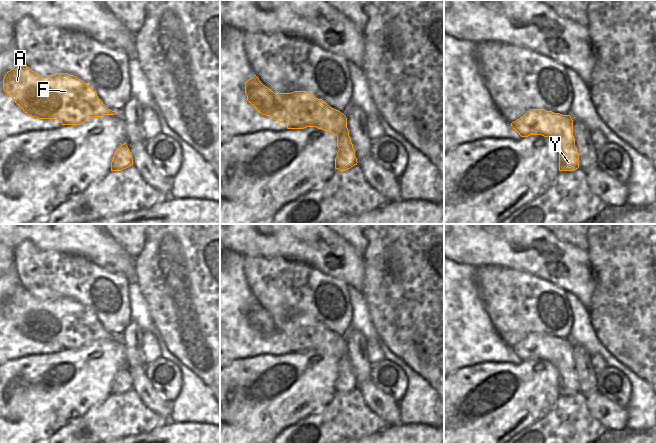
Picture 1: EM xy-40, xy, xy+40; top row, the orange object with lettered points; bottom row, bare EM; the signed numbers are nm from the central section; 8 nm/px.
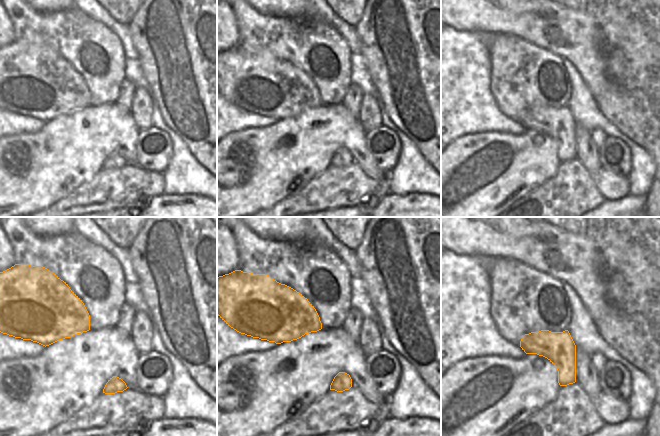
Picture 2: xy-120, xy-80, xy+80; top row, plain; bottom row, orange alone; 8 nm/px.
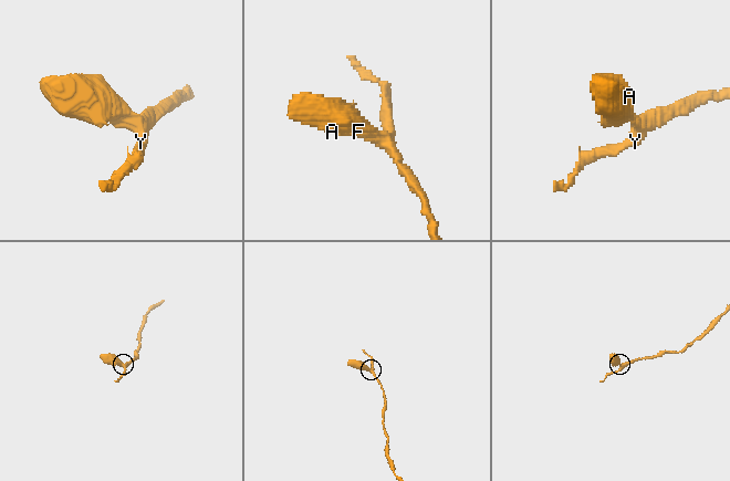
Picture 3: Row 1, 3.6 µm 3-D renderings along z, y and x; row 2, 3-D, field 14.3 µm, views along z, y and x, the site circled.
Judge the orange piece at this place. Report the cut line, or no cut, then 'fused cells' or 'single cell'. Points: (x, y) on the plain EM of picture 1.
cut none; single cell

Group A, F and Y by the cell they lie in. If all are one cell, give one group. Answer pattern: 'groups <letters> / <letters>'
groups A F Y

